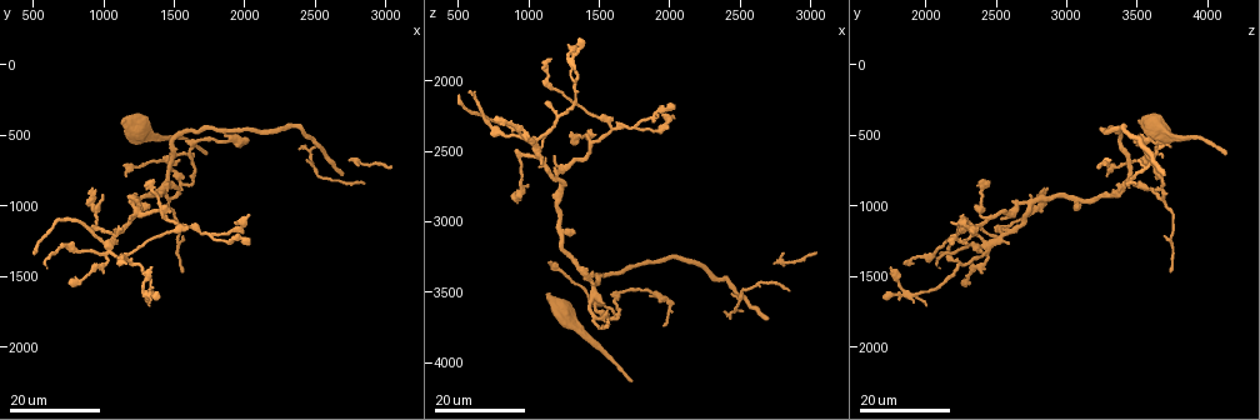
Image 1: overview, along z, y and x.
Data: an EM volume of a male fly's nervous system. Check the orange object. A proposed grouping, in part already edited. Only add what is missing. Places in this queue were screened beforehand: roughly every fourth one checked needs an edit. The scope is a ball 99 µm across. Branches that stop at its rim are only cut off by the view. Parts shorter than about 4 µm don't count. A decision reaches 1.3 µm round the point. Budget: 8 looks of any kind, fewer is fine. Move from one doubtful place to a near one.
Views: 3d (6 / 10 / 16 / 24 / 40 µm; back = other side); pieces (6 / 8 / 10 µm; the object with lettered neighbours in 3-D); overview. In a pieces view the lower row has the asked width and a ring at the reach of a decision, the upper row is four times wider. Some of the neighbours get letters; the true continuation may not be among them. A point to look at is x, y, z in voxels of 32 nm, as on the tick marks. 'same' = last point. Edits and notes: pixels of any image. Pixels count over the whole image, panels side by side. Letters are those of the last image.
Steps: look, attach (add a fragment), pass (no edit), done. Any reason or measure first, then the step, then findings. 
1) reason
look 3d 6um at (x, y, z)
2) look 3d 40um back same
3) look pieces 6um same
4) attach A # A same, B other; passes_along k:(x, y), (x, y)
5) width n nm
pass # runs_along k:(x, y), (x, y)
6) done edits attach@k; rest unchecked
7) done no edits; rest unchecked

an open end
look 3d 24um at (2040, 1260, 2200)

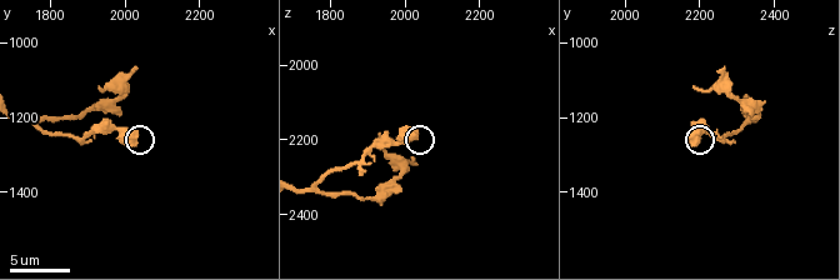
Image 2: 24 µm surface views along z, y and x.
look pieces 10um at (2030, 1240, 2180)

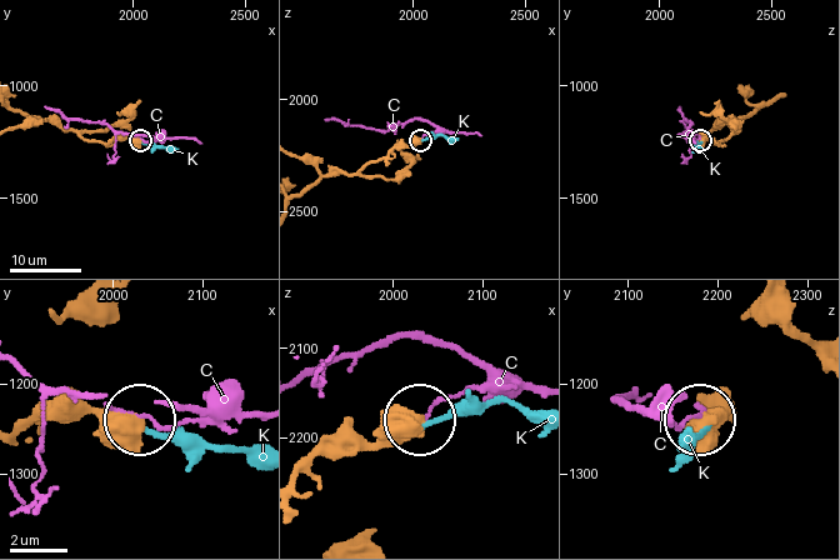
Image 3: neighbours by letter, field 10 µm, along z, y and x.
width 650 nm
pass # C other, K other; runs_along 3:(34, 115), (75, 130), (88, 140), (139, 139); no lettered fragment goes on from it

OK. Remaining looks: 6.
thin end
look 3d 16um at (1540, 900, 3620)

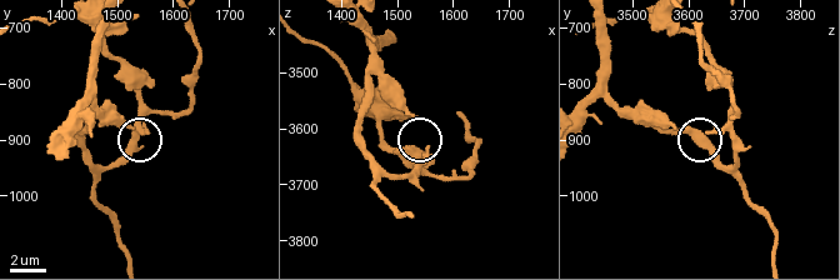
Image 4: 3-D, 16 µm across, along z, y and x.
look pieces 10um at (1560, 885, 3635)

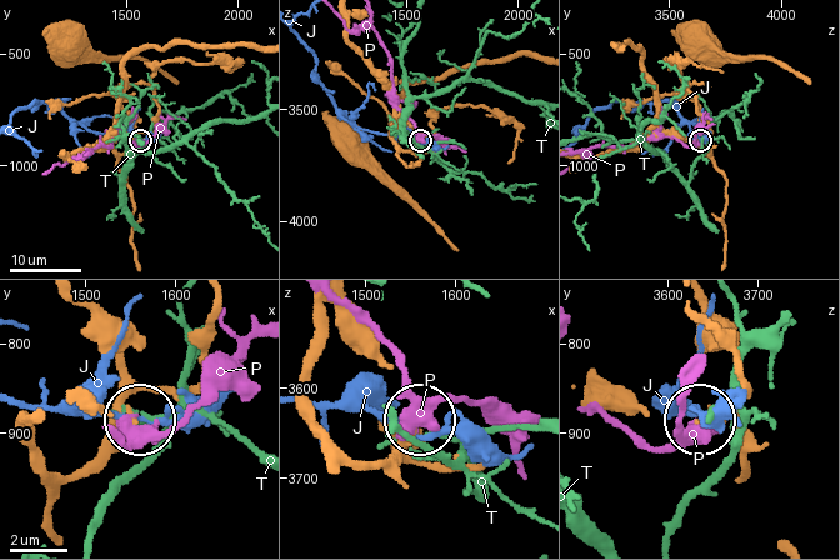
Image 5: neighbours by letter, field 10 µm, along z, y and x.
pass # J other, P other, T other; none of them fits

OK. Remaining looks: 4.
branch stops here
look 3d 16um at (1560, 1220, 3700)

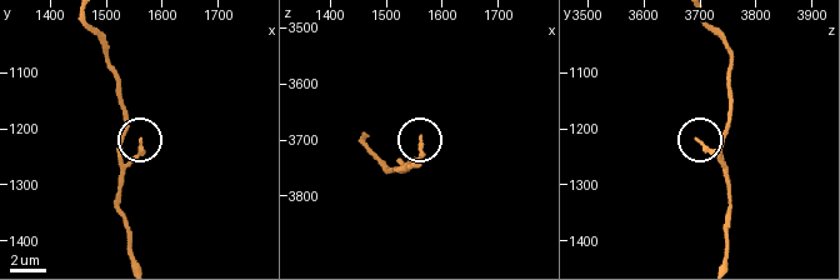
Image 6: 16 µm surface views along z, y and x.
look pieces 8um at (1560, 1225, 3695)

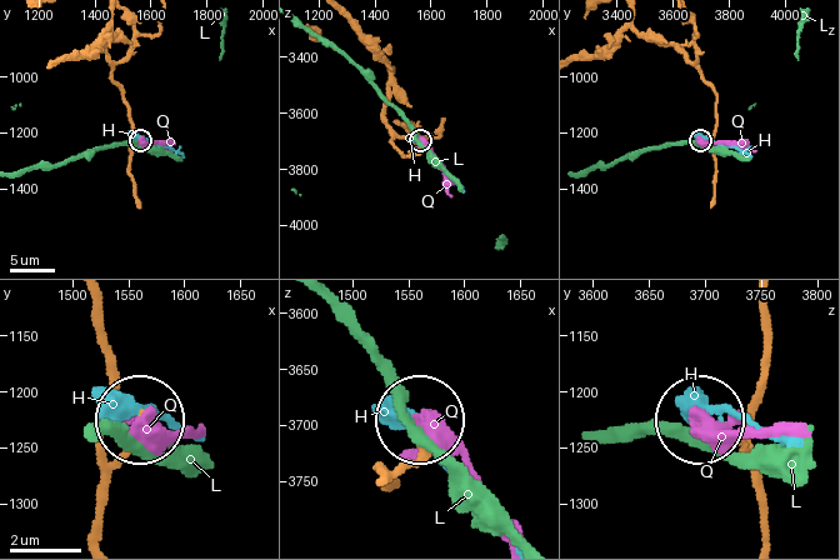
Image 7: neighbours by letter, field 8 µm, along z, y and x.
pass # H other, L other, Q other; runs_along 7:(103, 349), (103, 448), (118, 454), (141, 424); no lettered fragment goes on from it

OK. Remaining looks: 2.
branch stops here
look 3d 24um at (1160, 1100, 2540)

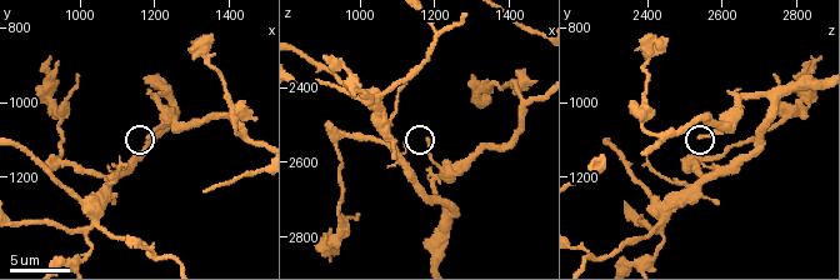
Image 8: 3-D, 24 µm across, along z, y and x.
look pieces 10um at (1180, 1090, 2540)

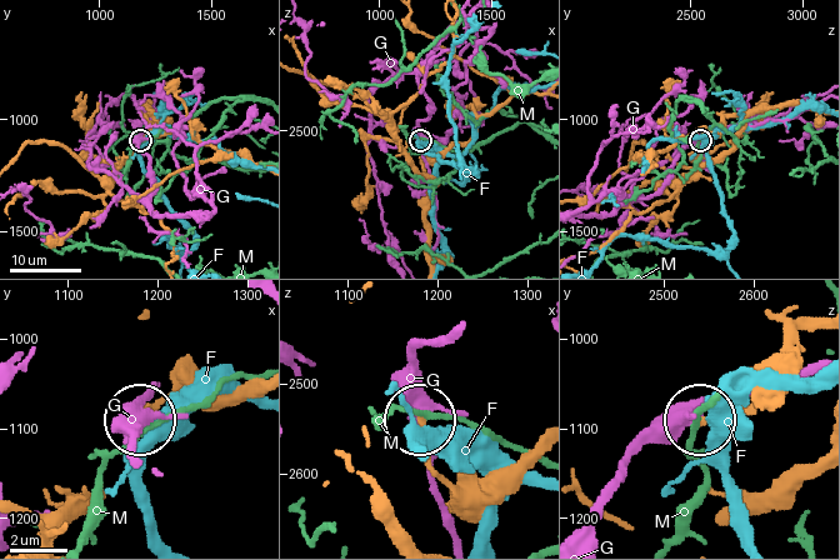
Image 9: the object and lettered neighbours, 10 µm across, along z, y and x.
pass # F other, G other, M other; none of them fits

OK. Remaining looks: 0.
done no edits; rest unchecked

